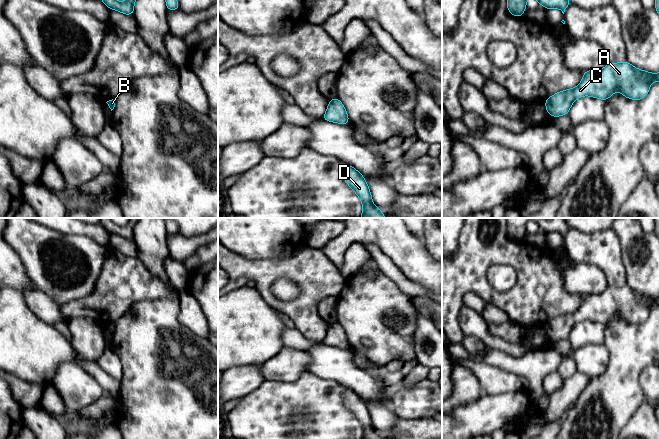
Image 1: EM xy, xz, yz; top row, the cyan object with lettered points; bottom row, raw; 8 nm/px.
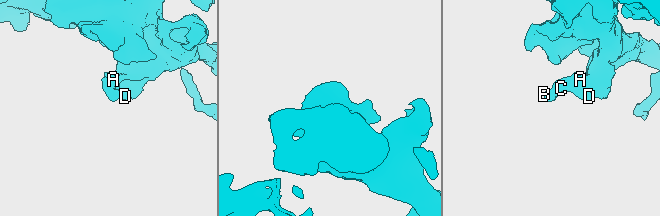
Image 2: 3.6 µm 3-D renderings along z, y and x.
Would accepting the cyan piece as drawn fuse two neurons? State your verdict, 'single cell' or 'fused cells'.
single cell

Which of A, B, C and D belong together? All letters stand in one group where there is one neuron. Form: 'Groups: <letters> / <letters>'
Groups: A B C D

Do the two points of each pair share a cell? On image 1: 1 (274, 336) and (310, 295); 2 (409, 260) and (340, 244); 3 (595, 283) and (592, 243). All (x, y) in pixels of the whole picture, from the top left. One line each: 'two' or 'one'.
1: two
2: one
3: two

